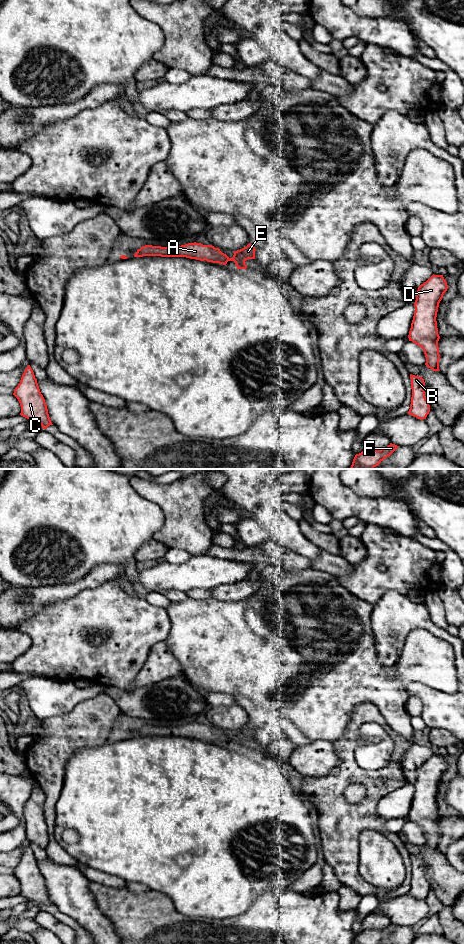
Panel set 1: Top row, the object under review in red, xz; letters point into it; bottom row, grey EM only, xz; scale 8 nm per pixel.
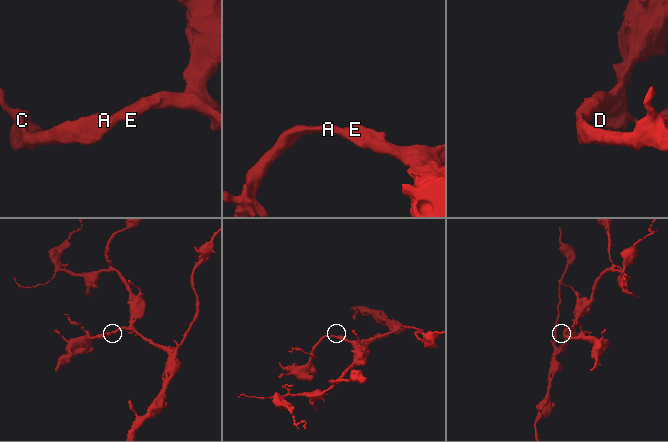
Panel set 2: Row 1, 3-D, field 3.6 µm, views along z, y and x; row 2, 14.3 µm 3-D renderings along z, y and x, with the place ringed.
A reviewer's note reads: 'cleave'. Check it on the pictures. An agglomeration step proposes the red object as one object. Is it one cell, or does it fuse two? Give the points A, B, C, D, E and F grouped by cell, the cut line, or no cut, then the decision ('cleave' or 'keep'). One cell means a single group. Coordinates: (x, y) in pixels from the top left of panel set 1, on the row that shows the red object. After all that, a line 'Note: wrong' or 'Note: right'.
A B C D E F; no cut; keep
Note: wrong

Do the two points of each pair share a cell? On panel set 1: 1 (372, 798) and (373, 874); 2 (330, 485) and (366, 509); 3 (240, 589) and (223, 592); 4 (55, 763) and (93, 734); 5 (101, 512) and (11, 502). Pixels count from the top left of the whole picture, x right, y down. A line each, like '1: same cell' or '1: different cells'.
1: different cells
2: same cell
3: same cell
4: same cell
5: same cell

